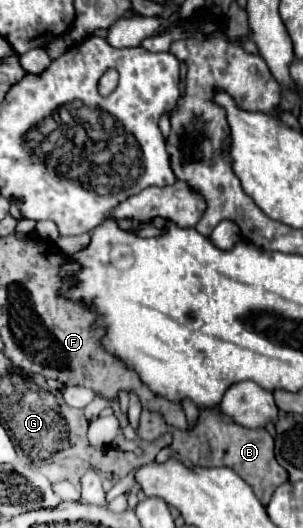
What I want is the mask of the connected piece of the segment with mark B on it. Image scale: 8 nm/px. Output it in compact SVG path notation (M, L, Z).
M142 409L140 415L140 423L138 423L138 437L144 441L152 441L156 437L160 437L162 433L172 433L172 445L162 449L158 453L158 461L166 461L166 457L172 457L172 453L176 453L178 457L182 457L182 461L186 461L186 465L202 465L202 467L230 467L234 473L238 473L256 493L256 497L260 499L262 505L266 505L266 501L272 497L274 489L282 483L286 483L286 473L282 473L282 467L274 461L274 439L270 437L270 433L262 427L258 429L248 429L242 427L230 419L222 419L224 415L218 413L218 409L200 409L198 421L192 429L176 429L166 425L164 417L158 411L150 411L150 409Z

